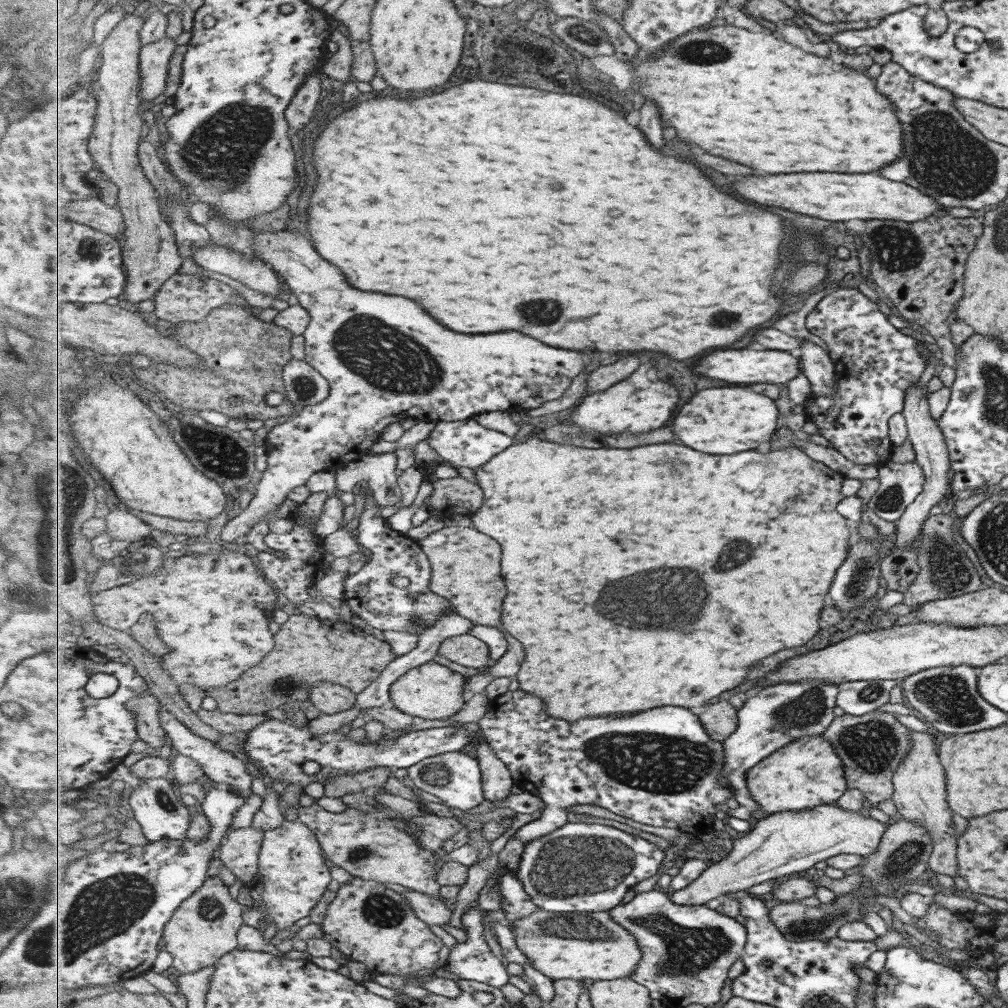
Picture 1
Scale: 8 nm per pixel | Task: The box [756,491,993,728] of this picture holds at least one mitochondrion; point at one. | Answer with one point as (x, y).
(948, 571)

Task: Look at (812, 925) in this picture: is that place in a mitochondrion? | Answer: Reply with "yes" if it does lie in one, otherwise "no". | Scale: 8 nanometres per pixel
yes

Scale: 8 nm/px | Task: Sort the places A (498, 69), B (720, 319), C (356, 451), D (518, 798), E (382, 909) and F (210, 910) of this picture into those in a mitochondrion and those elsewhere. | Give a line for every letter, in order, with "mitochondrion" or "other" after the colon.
A: other
B: mitochondrion
C: other
D: other
E: mitochondrion
F: mitochondrion

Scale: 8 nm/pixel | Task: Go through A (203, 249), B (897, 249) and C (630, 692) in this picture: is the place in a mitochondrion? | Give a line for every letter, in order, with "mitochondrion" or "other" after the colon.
A: other
B: mitochondrion
C: other

